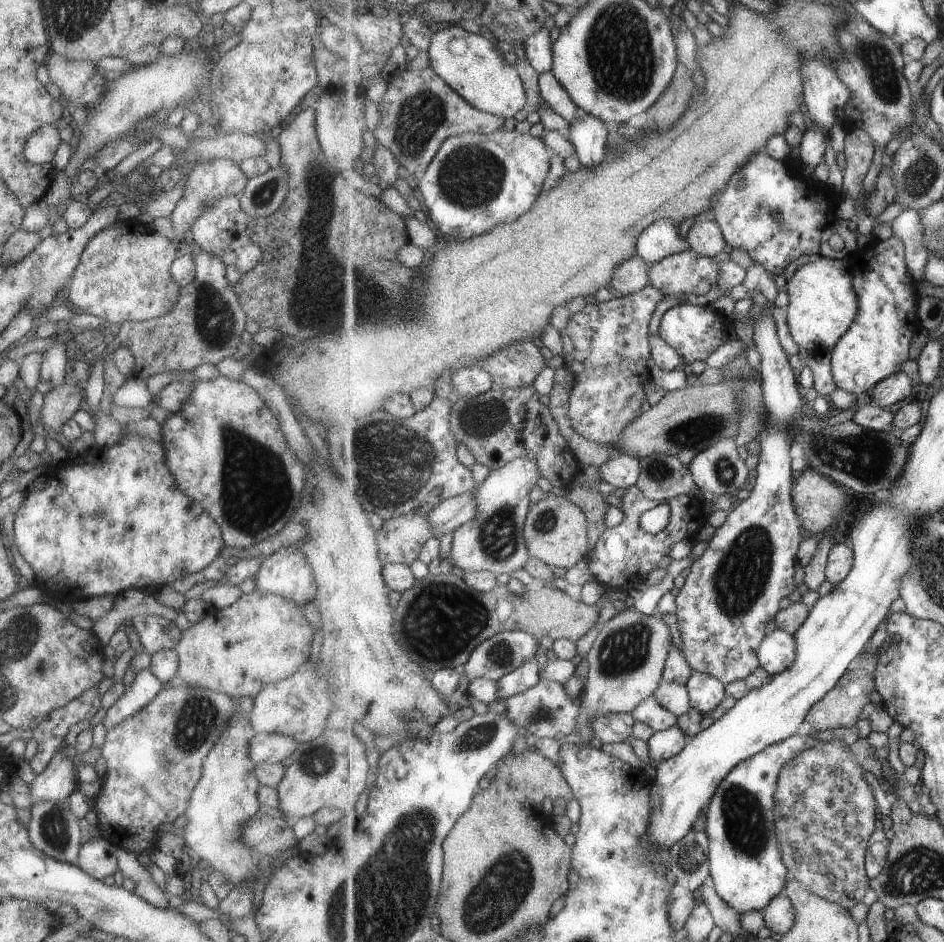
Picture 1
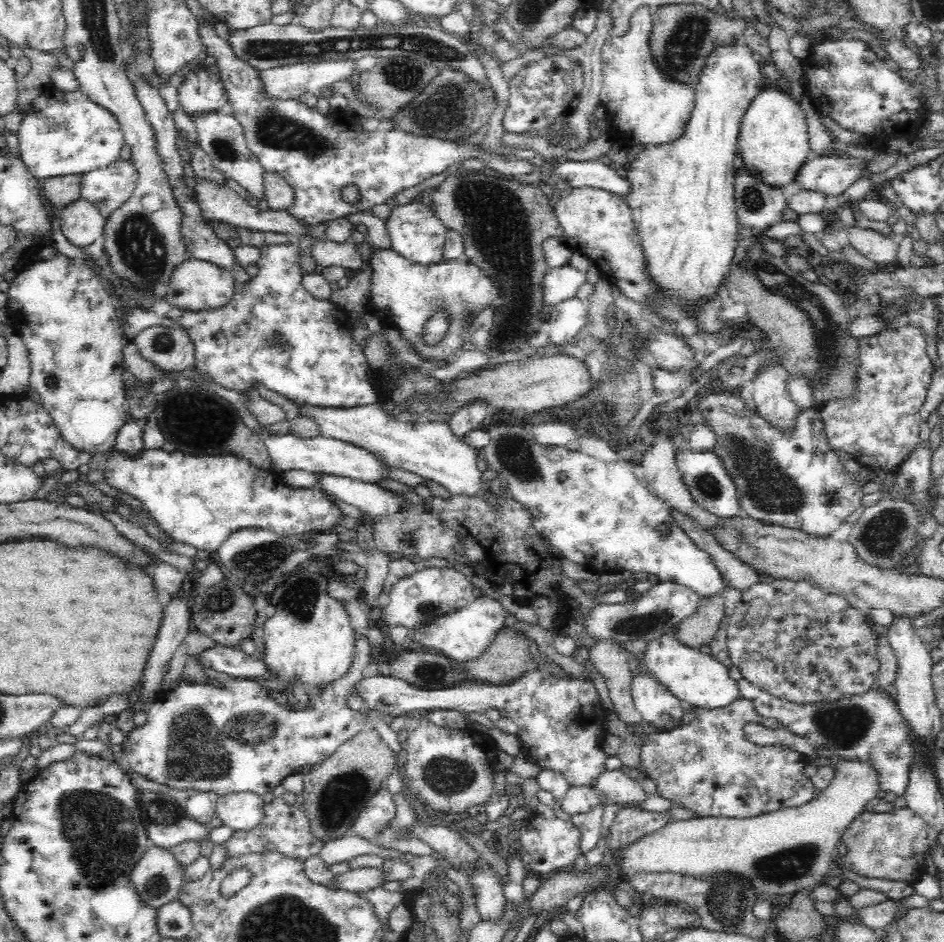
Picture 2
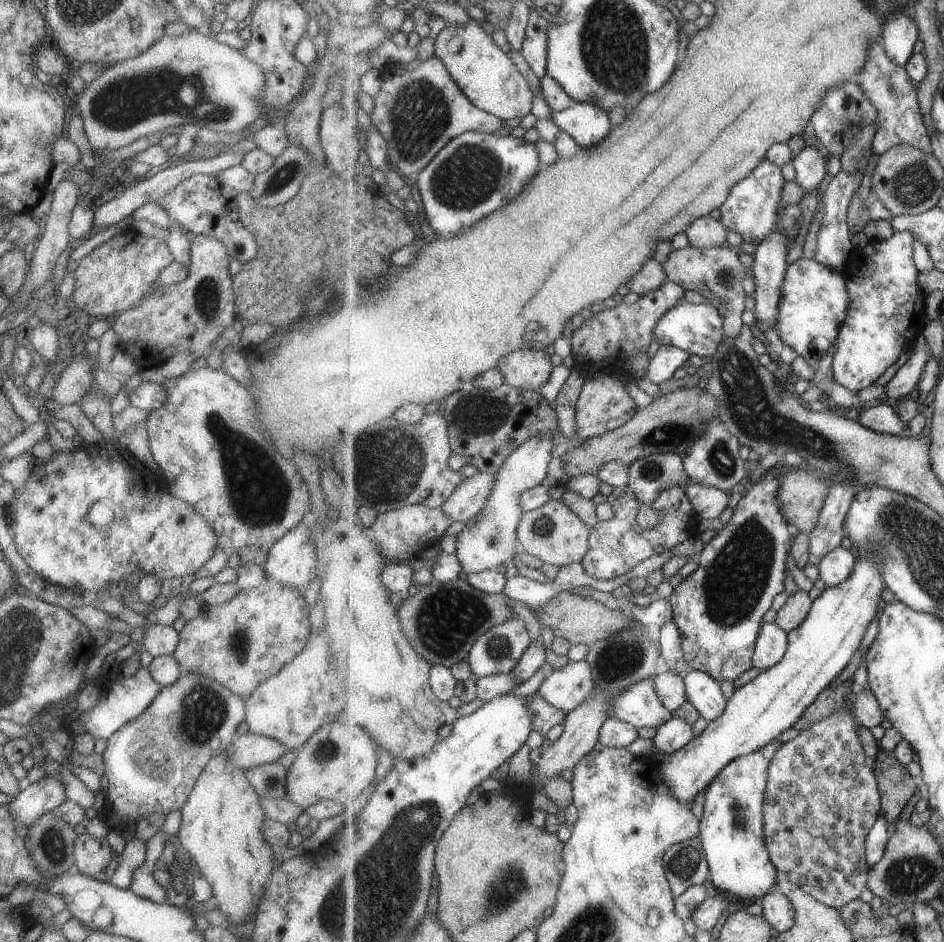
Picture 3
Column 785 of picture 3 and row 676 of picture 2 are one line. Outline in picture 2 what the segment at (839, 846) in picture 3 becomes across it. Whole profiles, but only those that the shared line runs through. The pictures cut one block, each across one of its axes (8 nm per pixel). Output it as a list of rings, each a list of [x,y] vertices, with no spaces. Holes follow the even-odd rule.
[[[765,579],[748,588],[731,610],[727,628],[727,646],[732,665],[758,688],[785,698],[790,702],[822,702],[854,696],[875,686],[874,676],[879,669],[875,632],[868,614],[859,612],[842,596],[827,594],[826,590],[806,581]]]

